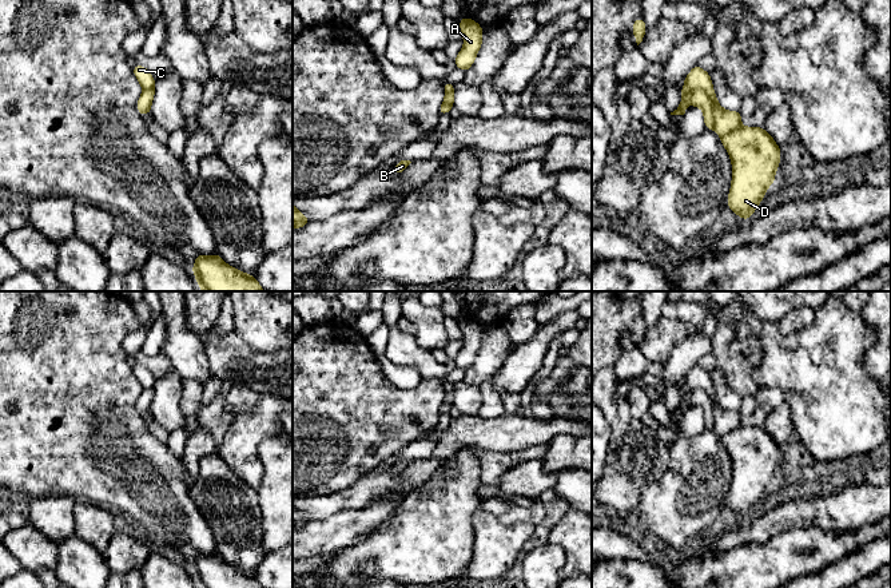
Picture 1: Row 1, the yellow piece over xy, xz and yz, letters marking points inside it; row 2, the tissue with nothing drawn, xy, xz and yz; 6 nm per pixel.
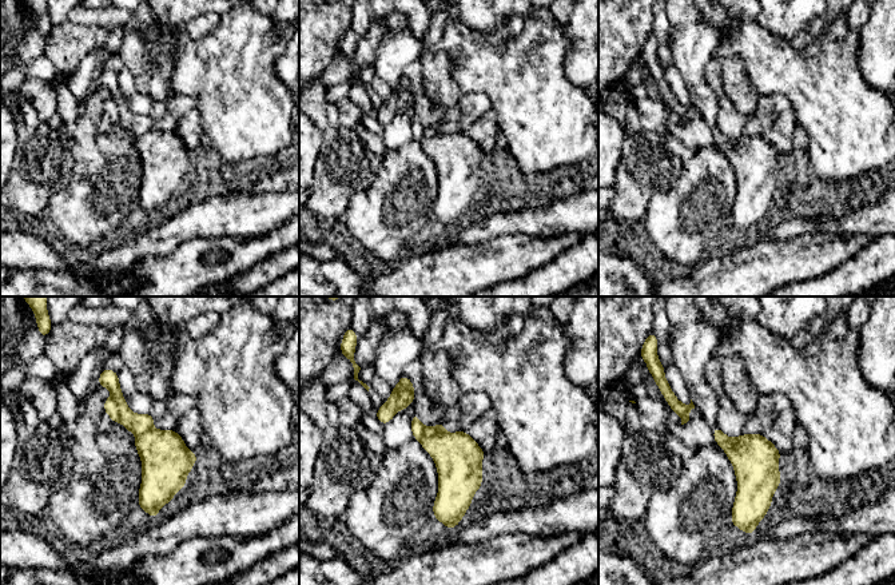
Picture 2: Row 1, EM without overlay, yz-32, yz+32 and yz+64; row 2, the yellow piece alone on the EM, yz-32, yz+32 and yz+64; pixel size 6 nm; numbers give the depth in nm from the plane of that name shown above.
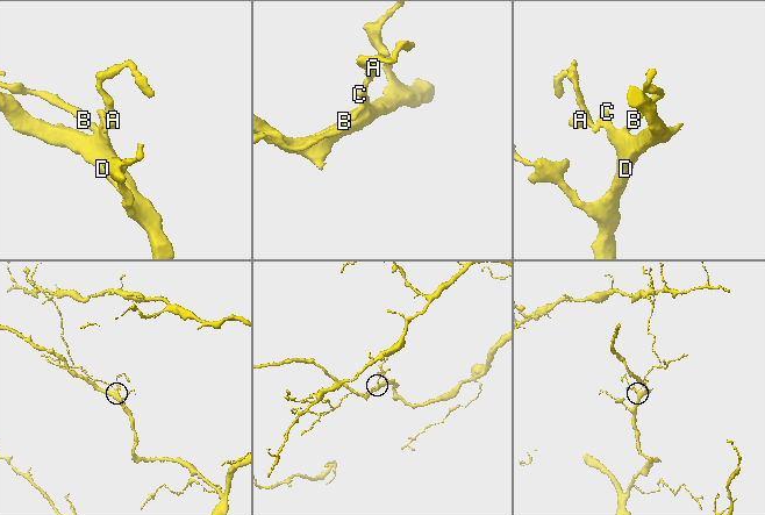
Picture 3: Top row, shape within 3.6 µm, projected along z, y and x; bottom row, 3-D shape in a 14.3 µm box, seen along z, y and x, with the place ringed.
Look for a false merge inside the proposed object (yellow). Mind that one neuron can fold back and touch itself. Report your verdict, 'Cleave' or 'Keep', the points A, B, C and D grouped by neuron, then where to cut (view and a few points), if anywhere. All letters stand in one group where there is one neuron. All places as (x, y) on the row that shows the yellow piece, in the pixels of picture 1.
Cleave. Groups: A B C / D. Split along yz (696, 87), (700, 87), (709, 98), (714, 127)

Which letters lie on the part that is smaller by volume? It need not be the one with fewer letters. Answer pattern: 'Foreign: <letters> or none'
Foreign: A, B, C

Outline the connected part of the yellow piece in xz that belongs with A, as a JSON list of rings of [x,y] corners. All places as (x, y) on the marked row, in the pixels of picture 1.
[[[468,16],[458,20],[458,23],[464,37],[464,47],[458,52],[454,64],[457,68],[468,72],[482,45],[484,31],[478,23],[469,19]]]

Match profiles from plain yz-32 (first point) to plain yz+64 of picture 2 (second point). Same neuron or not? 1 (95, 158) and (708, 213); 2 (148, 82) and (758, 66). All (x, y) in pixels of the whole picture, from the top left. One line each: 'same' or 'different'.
1: same
2: different

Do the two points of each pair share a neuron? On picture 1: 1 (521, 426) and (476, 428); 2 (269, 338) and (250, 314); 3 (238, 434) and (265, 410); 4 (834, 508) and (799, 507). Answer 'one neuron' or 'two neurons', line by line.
1: one neuron
2: one neuron
3: one neuron
4: one neuron

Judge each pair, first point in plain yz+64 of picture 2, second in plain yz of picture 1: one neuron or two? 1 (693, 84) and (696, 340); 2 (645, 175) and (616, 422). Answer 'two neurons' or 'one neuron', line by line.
1: one neuron
2: one neuron

